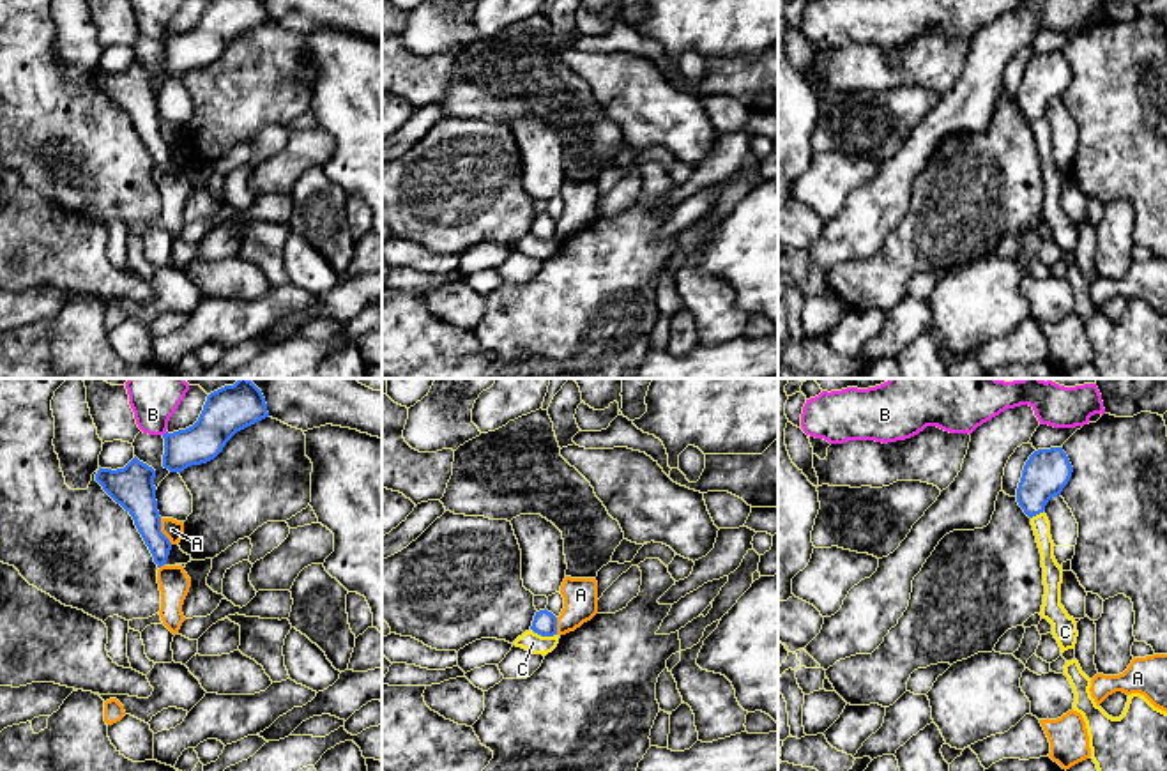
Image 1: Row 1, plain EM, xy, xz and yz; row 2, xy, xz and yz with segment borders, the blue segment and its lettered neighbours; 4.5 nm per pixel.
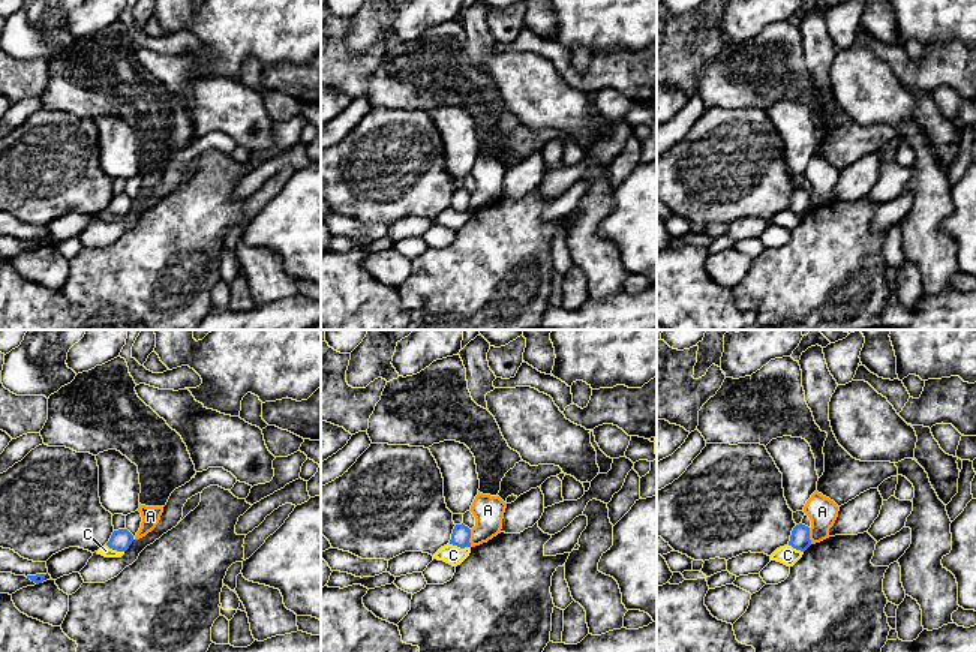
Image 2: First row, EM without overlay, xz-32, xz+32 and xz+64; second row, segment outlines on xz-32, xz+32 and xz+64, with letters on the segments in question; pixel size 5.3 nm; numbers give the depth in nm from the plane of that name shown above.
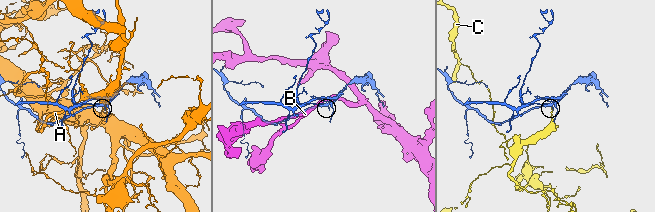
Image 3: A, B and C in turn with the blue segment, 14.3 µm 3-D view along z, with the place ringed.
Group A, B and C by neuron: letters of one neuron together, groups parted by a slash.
A / B / C

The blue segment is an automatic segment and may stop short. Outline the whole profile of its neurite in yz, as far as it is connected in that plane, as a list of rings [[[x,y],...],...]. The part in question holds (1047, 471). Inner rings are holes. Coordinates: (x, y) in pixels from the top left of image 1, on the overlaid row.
[[[1063,447],[1038,449],[1024,465],[1017,488],[1017,502],[1033,518],[1045,511],[1047,502],[1061,495],[1073,467]]]

